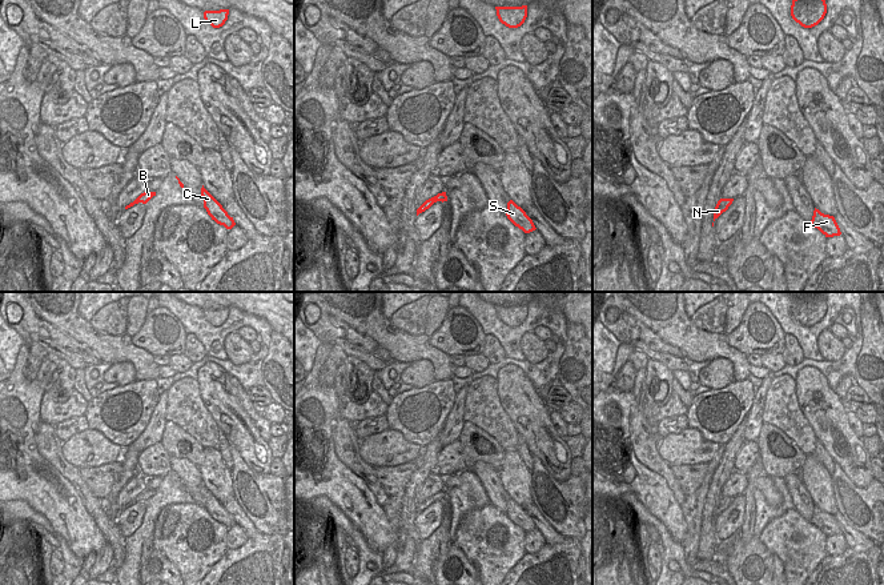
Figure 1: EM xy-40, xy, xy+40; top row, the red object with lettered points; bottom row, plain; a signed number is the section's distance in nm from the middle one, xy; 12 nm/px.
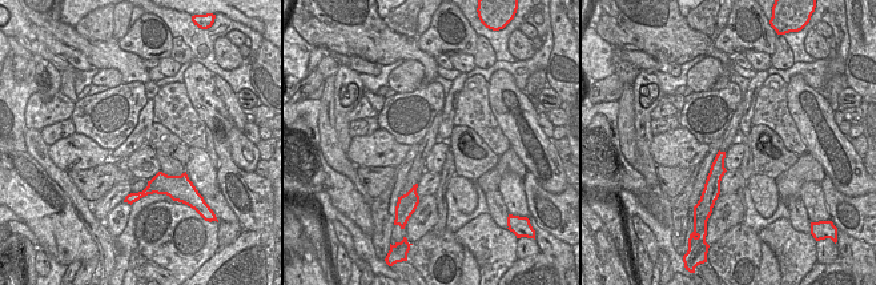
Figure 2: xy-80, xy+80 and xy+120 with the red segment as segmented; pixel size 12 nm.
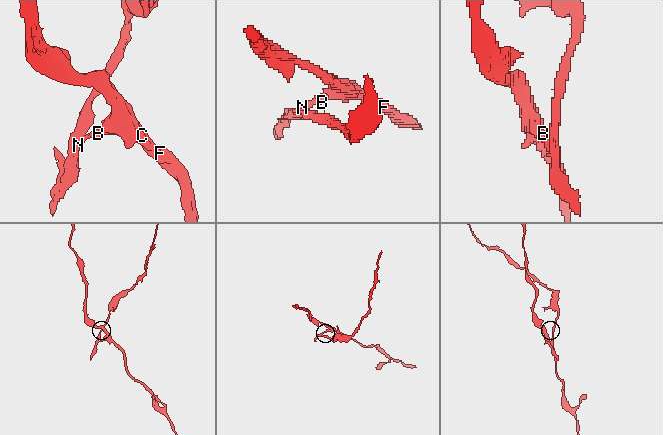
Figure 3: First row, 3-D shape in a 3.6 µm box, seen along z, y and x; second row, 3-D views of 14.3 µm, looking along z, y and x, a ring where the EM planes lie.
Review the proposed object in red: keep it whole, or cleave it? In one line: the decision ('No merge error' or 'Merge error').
Merge error.

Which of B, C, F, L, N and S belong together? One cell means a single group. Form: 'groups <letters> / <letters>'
groups B C F S / L N

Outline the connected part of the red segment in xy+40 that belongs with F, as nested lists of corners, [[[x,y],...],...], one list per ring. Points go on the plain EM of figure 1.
[[[815,506],[811,524],[817,526],[825,536],[840,534],[840,526],[833,514],[824,513]]]

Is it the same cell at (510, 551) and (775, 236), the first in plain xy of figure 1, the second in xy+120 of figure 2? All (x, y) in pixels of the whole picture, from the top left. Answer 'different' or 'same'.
same

